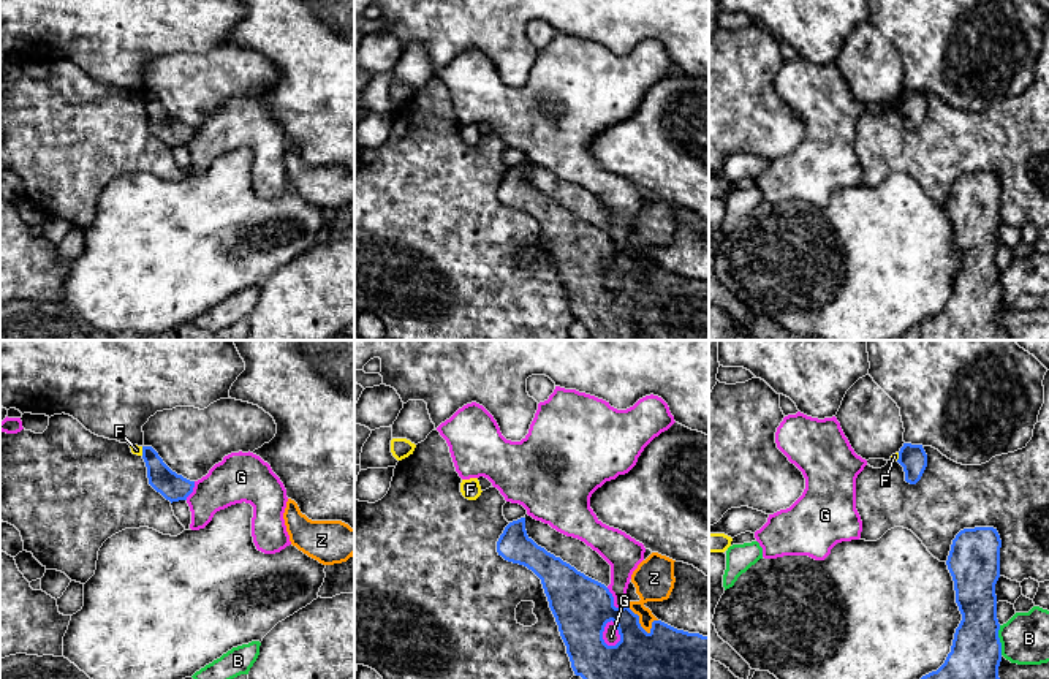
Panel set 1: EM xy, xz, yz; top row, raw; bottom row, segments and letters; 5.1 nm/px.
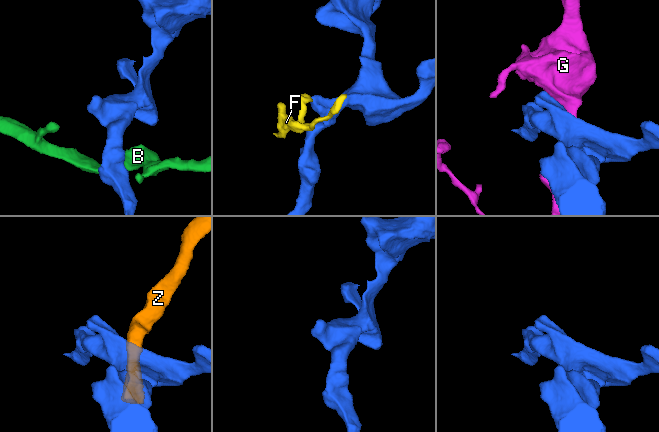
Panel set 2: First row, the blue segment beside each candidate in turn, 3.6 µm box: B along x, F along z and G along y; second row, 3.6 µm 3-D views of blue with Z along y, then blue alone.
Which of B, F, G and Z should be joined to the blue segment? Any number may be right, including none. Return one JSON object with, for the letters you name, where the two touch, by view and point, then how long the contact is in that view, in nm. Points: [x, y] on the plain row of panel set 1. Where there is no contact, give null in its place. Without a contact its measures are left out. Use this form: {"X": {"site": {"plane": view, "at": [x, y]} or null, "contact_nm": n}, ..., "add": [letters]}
{"add": []}

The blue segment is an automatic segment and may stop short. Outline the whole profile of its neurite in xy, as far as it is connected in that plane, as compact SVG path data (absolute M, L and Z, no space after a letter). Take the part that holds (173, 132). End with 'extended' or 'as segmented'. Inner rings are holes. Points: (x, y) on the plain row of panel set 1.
M142 92L142 104L147 112L149 130L166 146L187 146L193 138L195 127L172 117L152 92Z; as segmented

